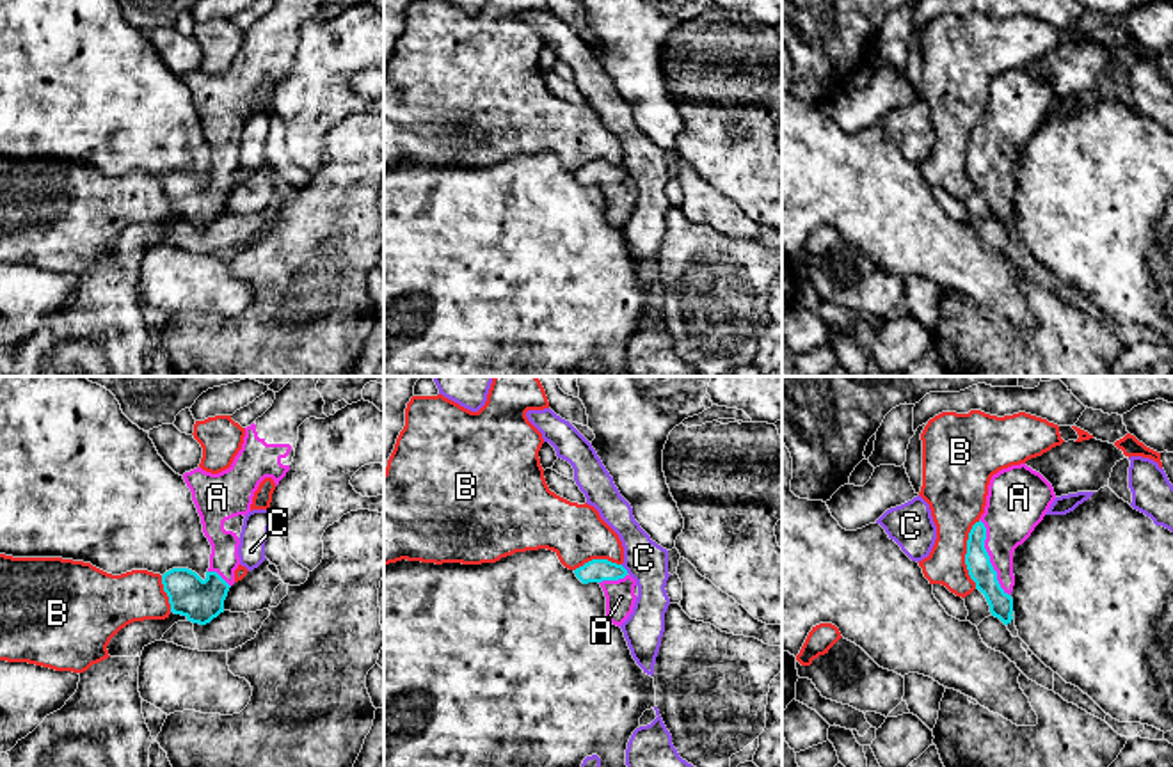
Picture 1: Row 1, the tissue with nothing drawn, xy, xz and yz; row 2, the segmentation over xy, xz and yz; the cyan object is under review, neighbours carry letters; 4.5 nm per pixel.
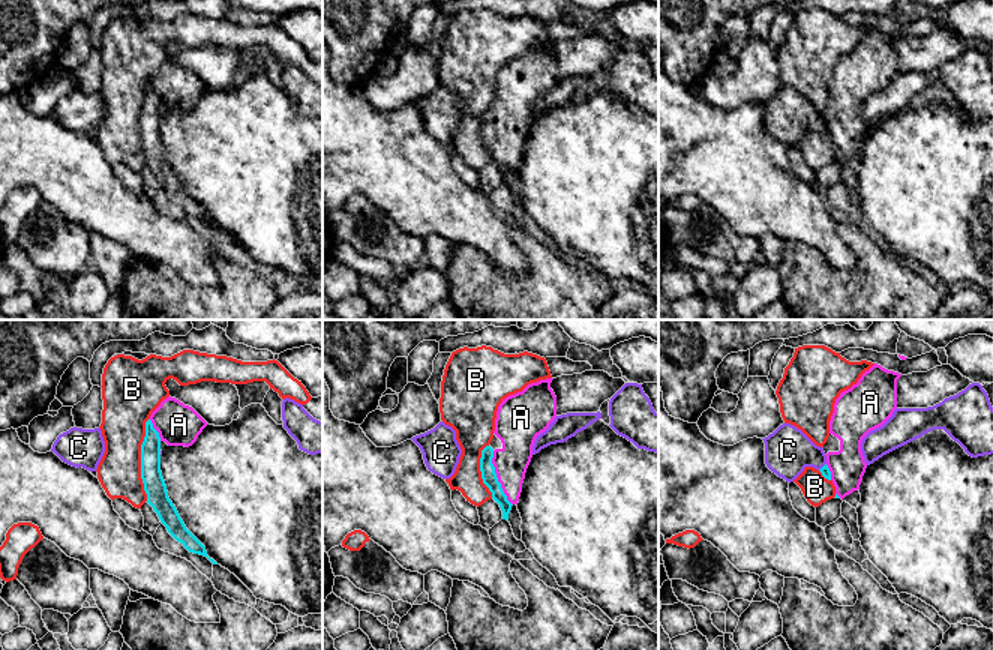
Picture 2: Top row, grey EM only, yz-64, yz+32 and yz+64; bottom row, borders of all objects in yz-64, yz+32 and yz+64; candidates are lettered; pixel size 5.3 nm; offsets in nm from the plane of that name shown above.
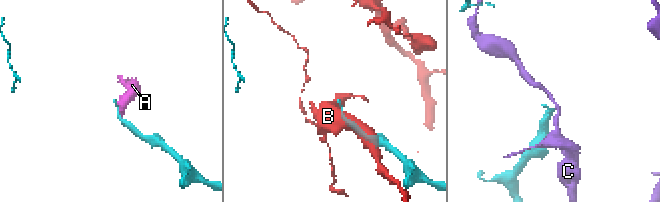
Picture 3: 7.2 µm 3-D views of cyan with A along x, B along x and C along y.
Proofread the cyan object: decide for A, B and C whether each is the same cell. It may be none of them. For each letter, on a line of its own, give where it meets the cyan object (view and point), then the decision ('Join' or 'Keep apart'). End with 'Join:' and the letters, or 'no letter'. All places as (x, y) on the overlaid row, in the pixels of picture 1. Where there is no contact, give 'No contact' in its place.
A: Touches cyan at yz (989, 558). Join
B: Touches cyan at yz (965, 554). Keep apart
C: Touches cyan at xz (624, 569). Keep apart
Join: A

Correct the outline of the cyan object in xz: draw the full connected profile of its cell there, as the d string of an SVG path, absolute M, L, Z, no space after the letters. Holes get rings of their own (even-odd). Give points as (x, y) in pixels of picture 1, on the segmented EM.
M592 559L576 568L574 573L583 584L601 584L606 597L606 618L613 625L620 627L629 618L636 602L636 581L622 565L608 559Z

